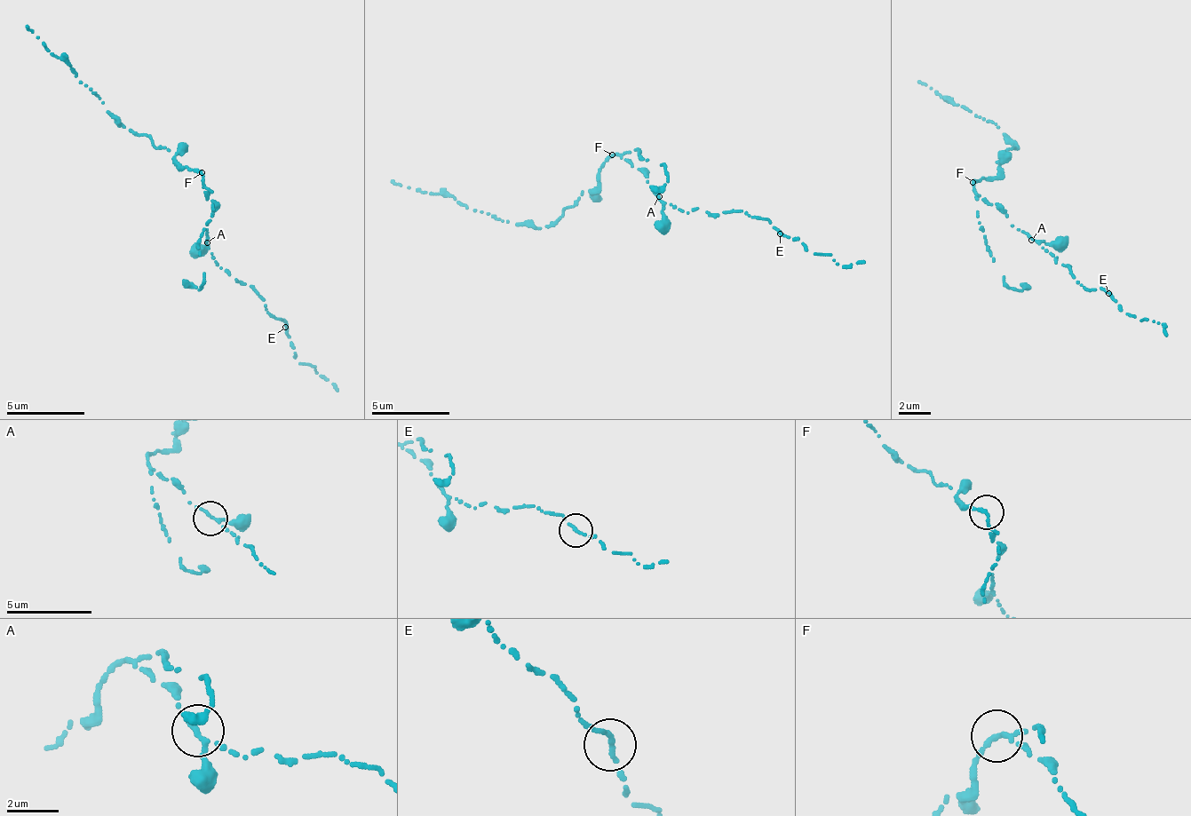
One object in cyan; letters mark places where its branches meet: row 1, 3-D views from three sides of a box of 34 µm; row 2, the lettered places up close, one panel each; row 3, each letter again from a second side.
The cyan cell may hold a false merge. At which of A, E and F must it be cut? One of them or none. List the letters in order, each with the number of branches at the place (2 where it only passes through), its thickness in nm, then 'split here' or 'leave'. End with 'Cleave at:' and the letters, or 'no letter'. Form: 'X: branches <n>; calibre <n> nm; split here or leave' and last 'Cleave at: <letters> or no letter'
A: branches 3; calibre 160 nm; leave
E: branches 2; calibre 180 nm; leave
F: branches 3; calibre 160 nm; split here
Cleave at: F

